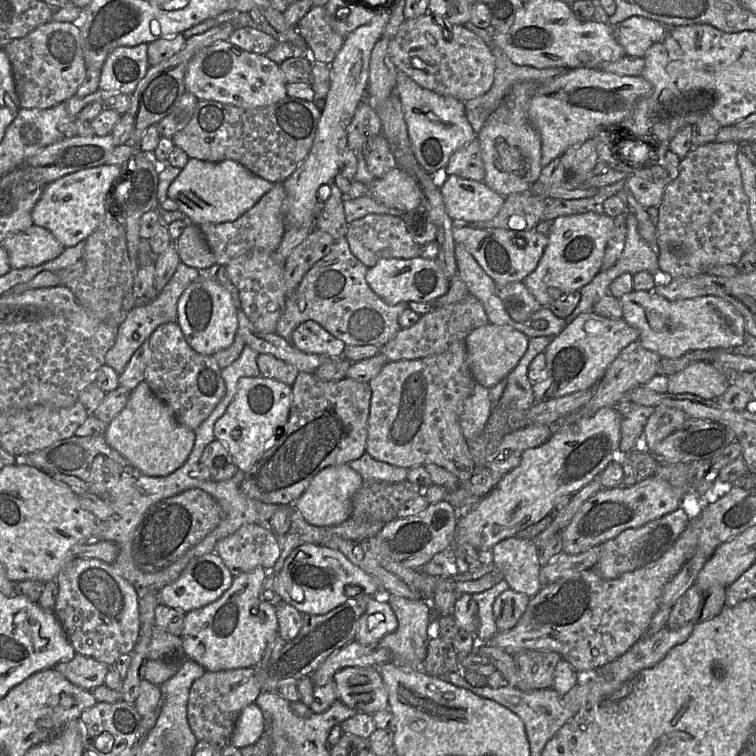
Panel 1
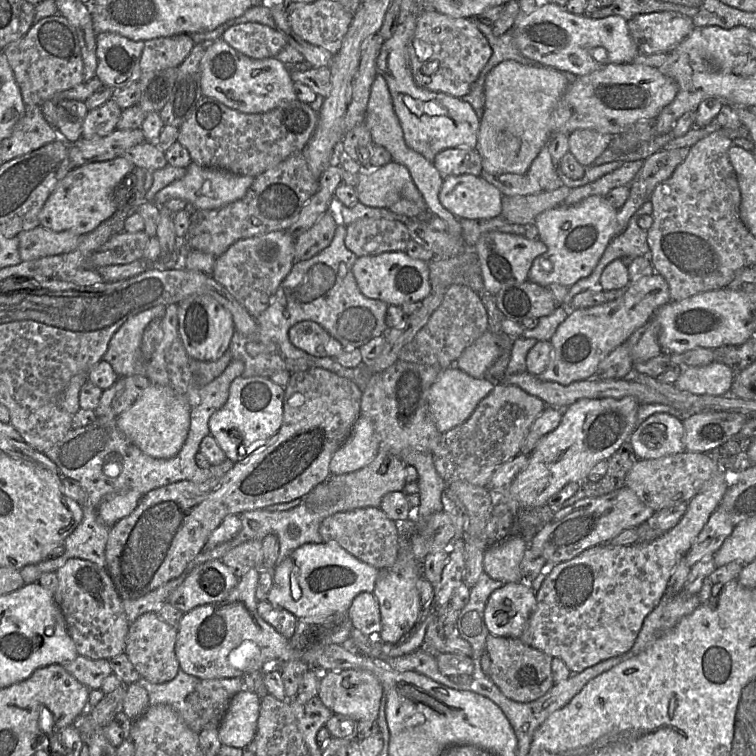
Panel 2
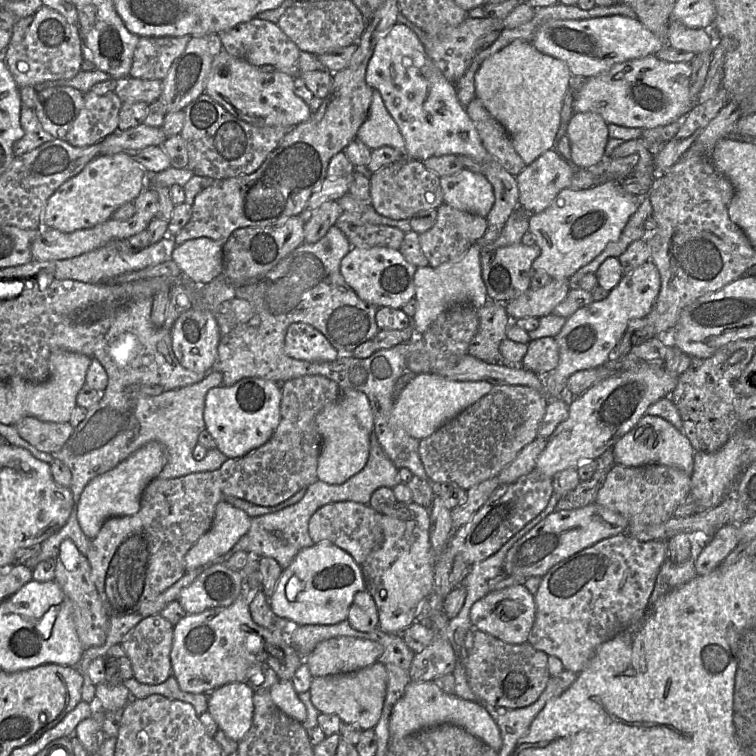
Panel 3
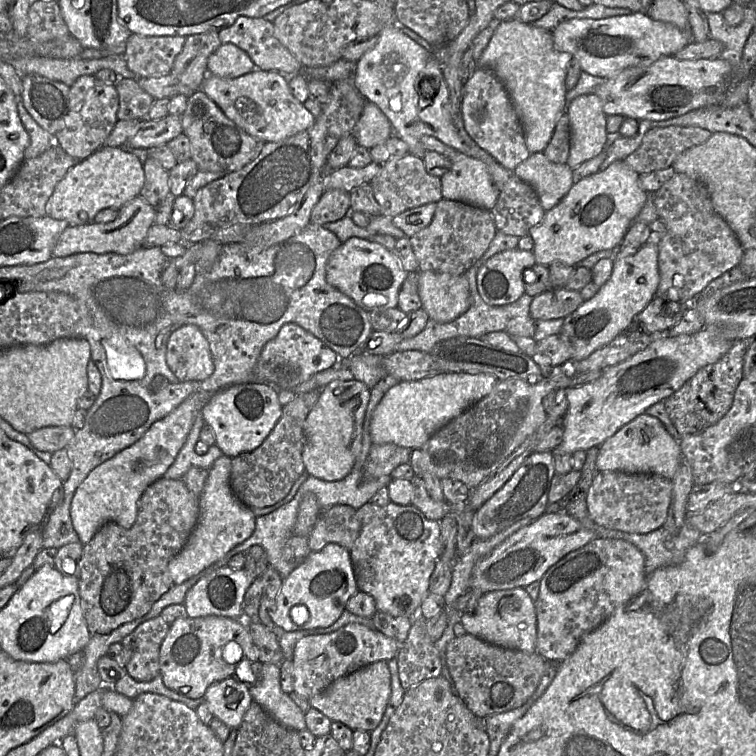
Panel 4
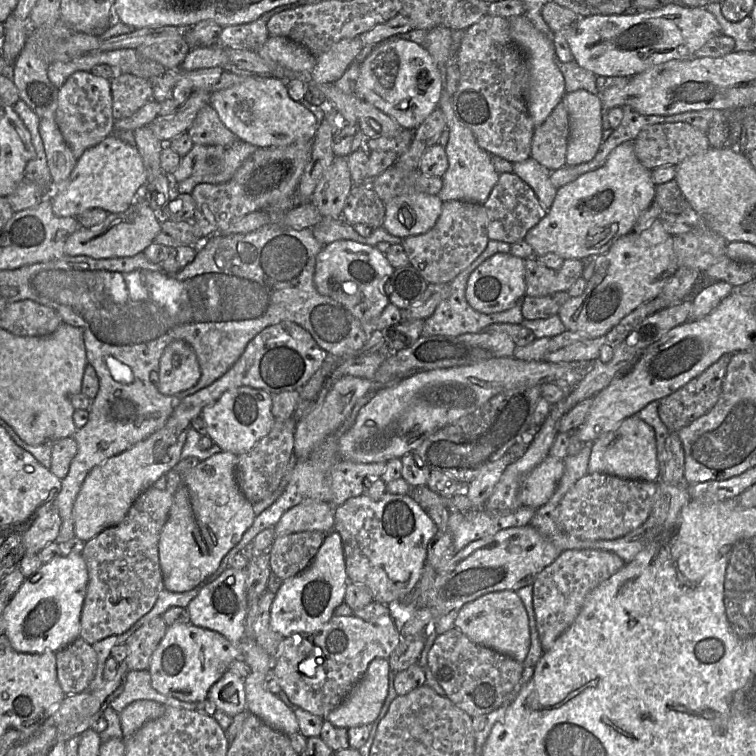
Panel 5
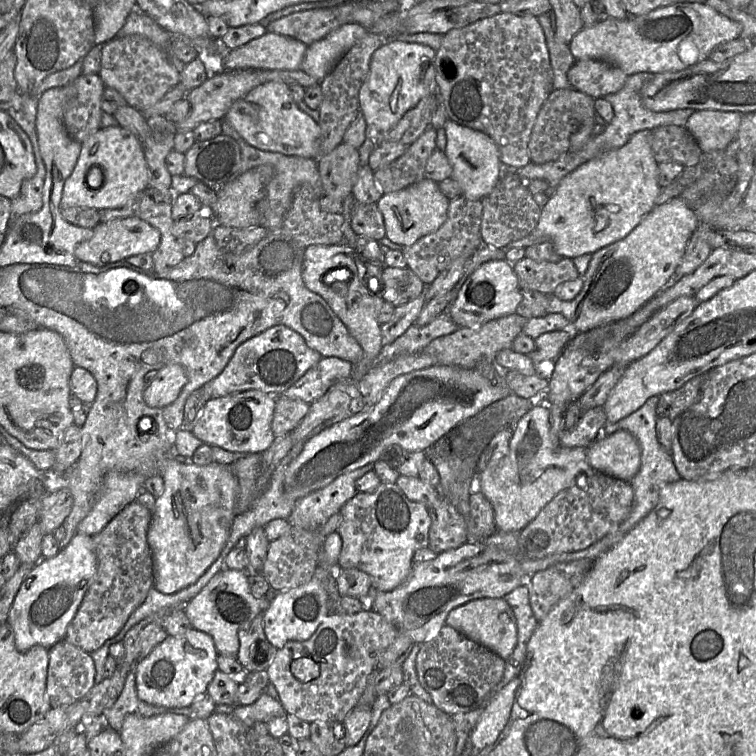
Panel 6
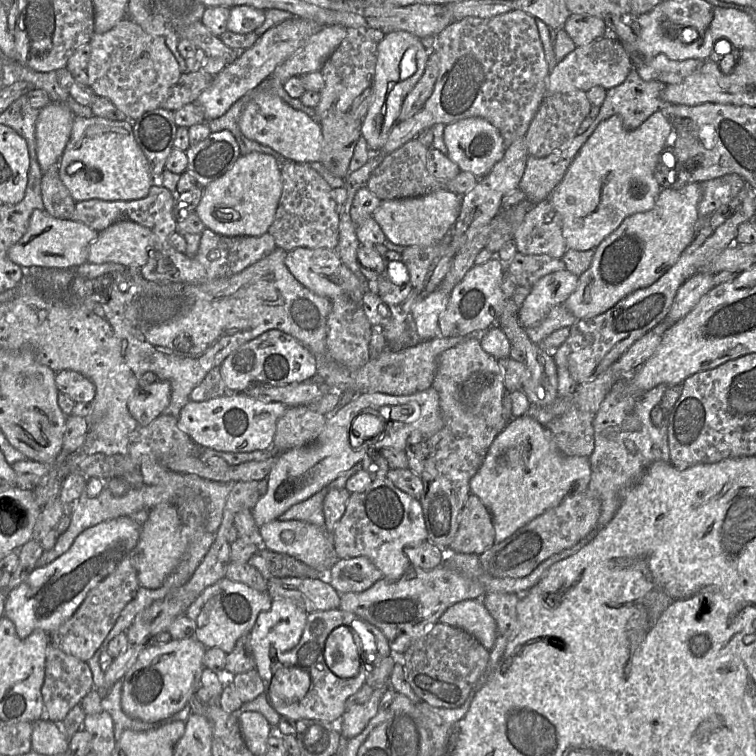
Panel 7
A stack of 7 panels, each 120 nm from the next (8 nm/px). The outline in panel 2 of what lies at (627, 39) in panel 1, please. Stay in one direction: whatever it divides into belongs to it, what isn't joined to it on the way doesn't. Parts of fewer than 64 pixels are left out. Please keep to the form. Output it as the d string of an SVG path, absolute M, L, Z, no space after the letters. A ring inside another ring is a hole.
M669 11L637 15L627 25L640 54L669 52L695 28L690 18Z

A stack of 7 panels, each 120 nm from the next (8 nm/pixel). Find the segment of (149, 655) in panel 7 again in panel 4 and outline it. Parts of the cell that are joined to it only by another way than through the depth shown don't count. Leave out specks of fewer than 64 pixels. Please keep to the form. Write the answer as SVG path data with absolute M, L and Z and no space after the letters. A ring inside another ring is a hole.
M223 616L178 618L169 628L160 647L160 675L165 686L187 698L200 699L212 684L237 676L244 664L259 661L247 625Z

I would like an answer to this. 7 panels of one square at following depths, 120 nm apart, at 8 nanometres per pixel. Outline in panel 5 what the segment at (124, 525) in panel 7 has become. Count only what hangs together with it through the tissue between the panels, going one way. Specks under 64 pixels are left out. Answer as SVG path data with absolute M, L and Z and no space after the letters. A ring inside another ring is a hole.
M82 554L57 556L44 563L29 579L25 578L3 613L5 632L11 646L20 653L57 652L80 636L80 618L88 586L88 570Z

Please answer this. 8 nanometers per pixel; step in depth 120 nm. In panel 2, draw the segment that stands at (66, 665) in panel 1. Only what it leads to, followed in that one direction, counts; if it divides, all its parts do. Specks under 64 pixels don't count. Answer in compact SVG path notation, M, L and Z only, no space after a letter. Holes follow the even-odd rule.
M82 655L61 665L90 690L100 689L103 680L113 672L109 659L91 659Z

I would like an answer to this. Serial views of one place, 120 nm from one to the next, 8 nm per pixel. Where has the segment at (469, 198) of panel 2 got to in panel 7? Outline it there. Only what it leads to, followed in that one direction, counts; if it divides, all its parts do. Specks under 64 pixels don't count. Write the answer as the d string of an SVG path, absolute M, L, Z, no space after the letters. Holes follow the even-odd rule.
M471 117L445 125L444 143L448 150L448 157L458 165L461 171L471 172L479 181L486 176L498 163L506 150L506 146L499 130L488 120Z

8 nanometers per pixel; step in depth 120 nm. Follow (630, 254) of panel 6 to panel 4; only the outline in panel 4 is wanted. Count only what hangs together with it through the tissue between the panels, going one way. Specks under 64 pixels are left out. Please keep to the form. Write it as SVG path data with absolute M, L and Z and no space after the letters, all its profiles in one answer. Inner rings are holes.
M651 232L650 240L639 248L635 254L623 258L613 257L613 270L607 282L599 287L598 292L592 298L584 300L577 310L564 318L561 335L564 336L573 348L573 361L583 360L596 350L610 344L617 336L629 328L636 316L653 299L660 282L658 241L663 235Z

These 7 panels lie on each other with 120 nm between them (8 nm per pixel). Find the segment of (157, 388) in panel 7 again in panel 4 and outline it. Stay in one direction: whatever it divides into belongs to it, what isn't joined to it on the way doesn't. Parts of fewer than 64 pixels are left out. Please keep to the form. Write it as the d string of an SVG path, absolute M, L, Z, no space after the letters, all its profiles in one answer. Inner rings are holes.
M192 324L181 326L170 335L166 362L179 382L202 382L214 371L208 341Z

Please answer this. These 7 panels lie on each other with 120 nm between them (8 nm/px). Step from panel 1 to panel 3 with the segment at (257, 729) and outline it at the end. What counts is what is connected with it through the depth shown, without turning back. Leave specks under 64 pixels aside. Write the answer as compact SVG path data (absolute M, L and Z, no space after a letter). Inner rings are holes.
M248 681L220 686L208 695L208 712L229 738L240 742L249 732L254 713L254 691Z

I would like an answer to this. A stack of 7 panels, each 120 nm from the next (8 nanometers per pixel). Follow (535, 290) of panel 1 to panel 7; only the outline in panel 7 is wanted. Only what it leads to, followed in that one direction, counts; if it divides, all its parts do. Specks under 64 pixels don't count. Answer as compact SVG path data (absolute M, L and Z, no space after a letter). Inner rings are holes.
M662 111L653 113L645 122L643 122L638 128L632 131L628 131L623 127L622 120L619 115L612 115L597 126L595 131L591 134L591 136L580 149L572 164L569 166L567 172L565 173L563 179L555 187L549 198L554 209L562 219L562 231L568 249L579 251L595 249L606 237L613 233L627 217L636 213L649 211L655 206L658 195L662 189L655 177L655 169L660 154L666 149L666 146L668 146L668 139L672 132L672 123L670 119L663 114Z

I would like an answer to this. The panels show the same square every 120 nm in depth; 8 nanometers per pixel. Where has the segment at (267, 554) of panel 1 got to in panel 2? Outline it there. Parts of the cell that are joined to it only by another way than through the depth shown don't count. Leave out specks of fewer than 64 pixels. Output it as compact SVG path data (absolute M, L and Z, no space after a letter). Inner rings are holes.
M253 539L244 542L229 550L221 561L239 579L252 568L261 572L260 567L263 565L262 541Z

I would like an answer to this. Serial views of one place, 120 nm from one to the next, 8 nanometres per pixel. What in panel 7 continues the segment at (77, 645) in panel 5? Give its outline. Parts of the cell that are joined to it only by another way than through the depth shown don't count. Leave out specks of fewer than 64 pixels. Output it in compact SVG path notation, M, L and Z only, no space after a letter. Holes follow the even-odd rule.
M49 644L47 647L45 677L41 688L43 699L41 719L62 722L75 705L81 705L82 699L91 691L93 686L93 676L87 661L84 662L68 655L54 645Z

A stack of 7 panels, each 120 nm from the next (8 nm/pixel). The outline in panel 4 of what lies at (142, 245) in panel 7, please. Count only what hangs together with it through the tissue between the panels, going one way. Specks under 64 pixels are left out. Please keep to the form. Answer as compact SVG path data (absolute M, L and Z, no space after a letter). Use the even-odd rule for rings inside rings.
M141 196L127 202L118 210L115 220L108 223L88 223L67 227L57 238L52 249L53 257L65 257L77 253L117 253L126 255L142 246L149 228L155 221L155 209Z

